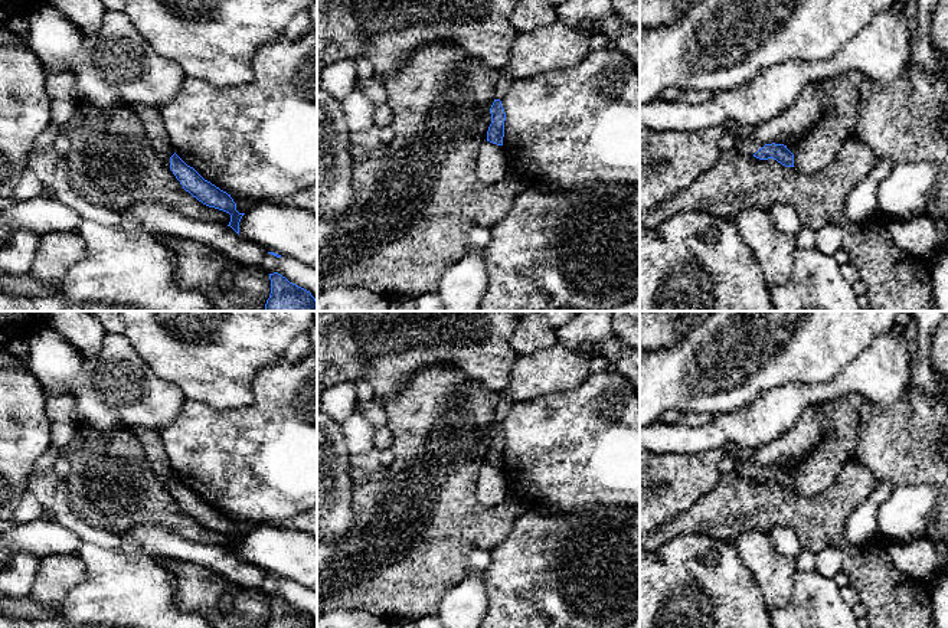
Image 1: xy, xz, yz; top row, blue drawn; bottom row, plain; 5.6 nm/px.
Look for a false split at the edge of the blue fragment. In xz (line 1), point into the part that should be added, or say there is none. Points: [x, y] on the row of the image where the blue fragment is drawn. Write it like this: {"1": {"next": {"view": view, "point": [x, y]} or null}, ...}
{"1": {"next": null}}

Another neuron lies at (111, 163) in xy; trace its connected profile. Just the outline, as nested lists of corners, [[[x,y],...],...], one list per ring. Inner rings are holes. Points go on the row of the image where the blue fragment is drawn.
[[[79,101],[73,117],[59,131],[71,143],[66,154],[71,189],[91,205],[122,210],[137,203],[160,203],[196,222],[229,225],[229,213],[203,205],[183,189],[154,151],[131,107],[98,108]]]

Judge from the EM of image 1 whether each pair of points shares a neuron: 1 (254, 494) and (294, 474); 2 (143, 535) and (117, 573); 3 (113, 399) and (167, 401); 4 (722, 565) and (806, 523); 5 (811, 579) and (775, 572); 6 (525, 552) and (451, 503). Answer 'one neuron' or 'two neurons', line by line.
1: one neuron
2: two neurons
3: one neuron
4: two neurons
5: two neurons
6: two neurons

